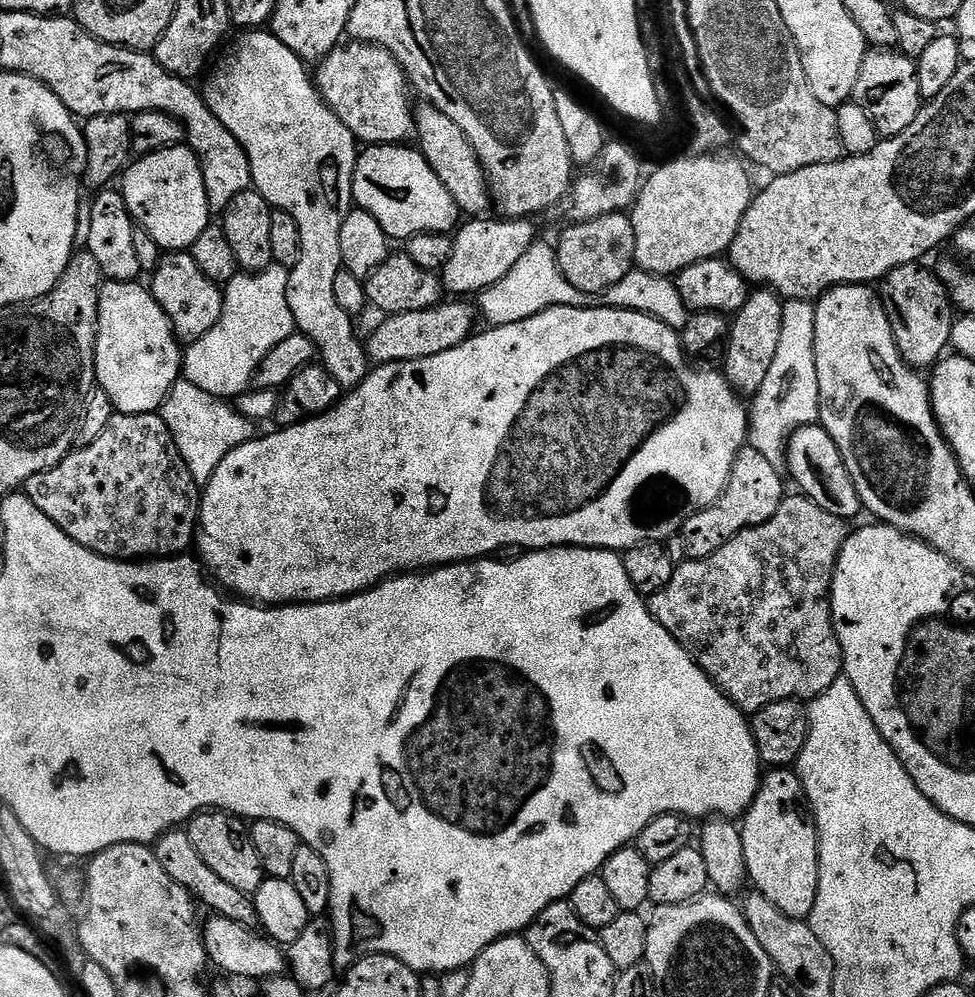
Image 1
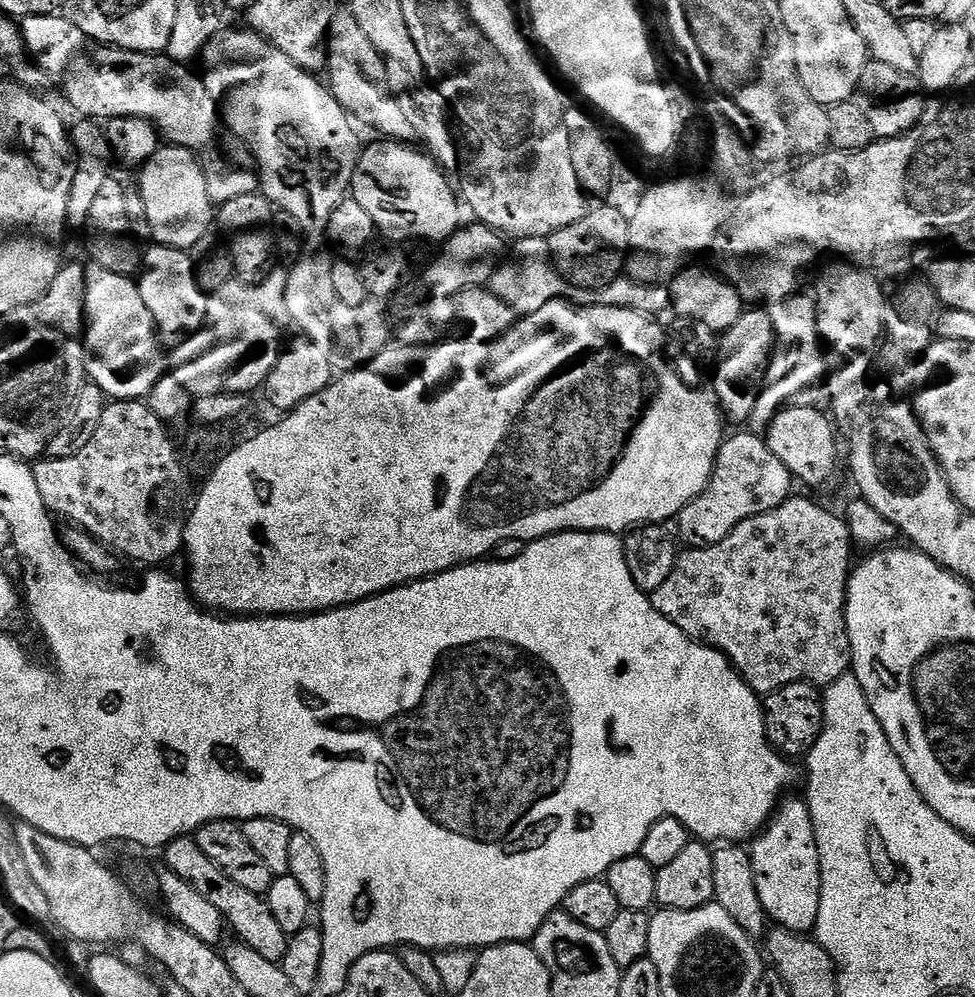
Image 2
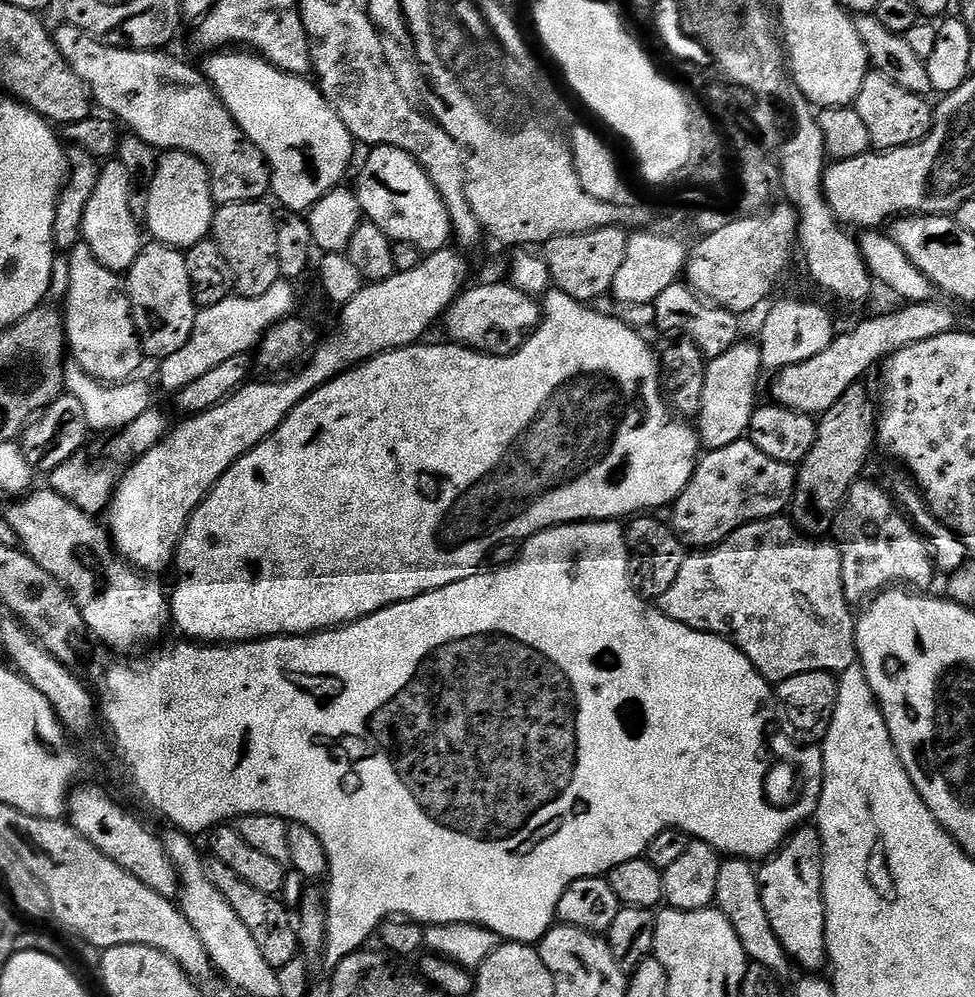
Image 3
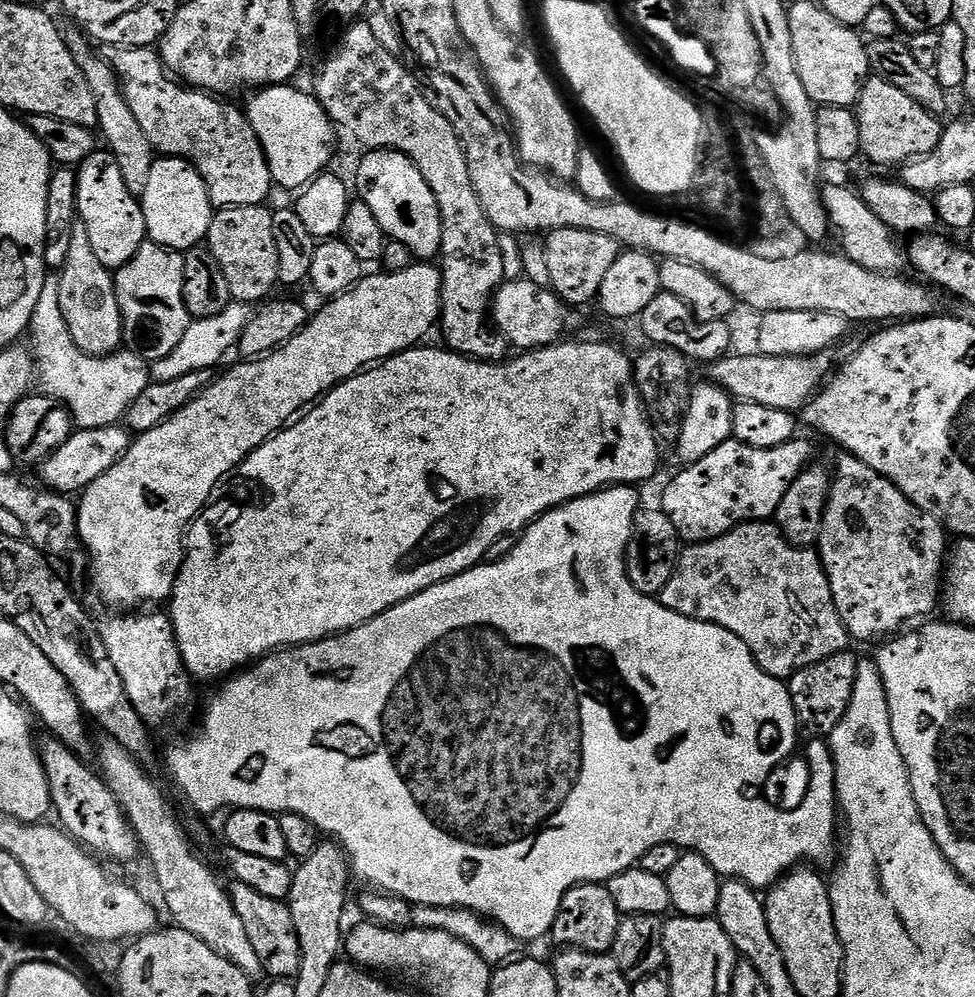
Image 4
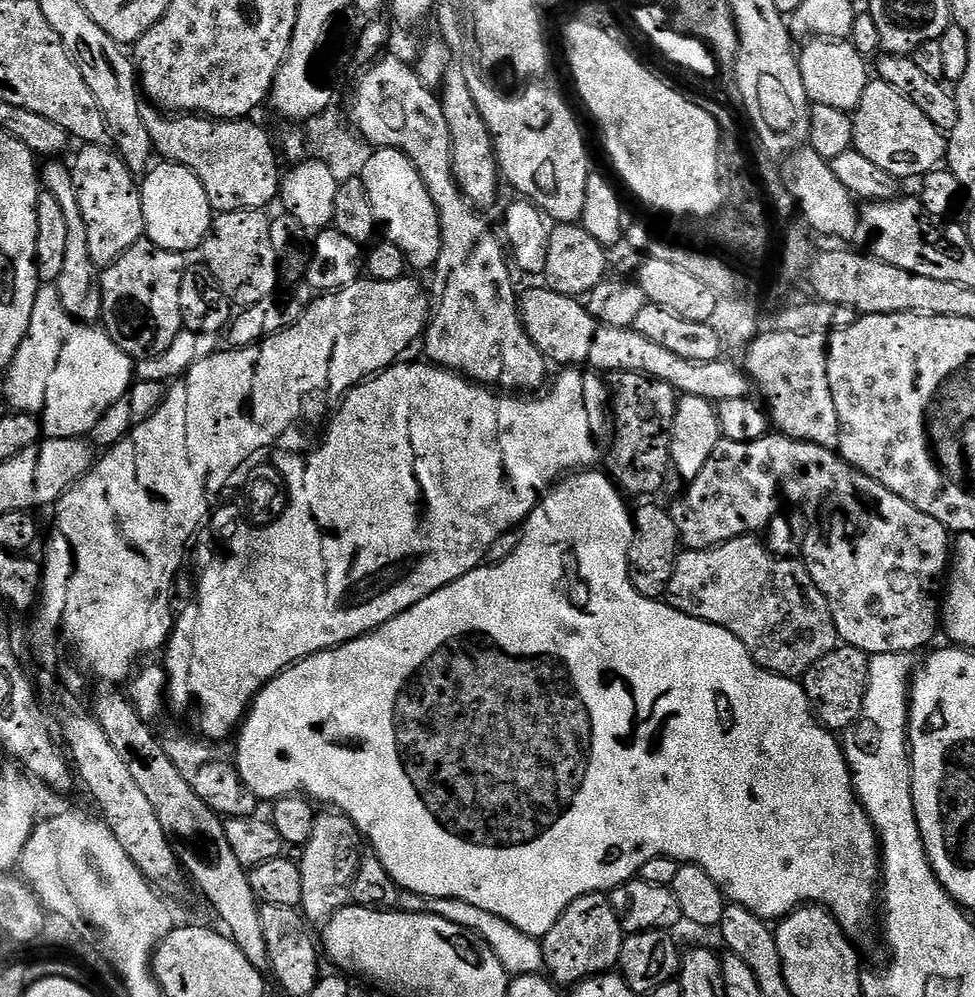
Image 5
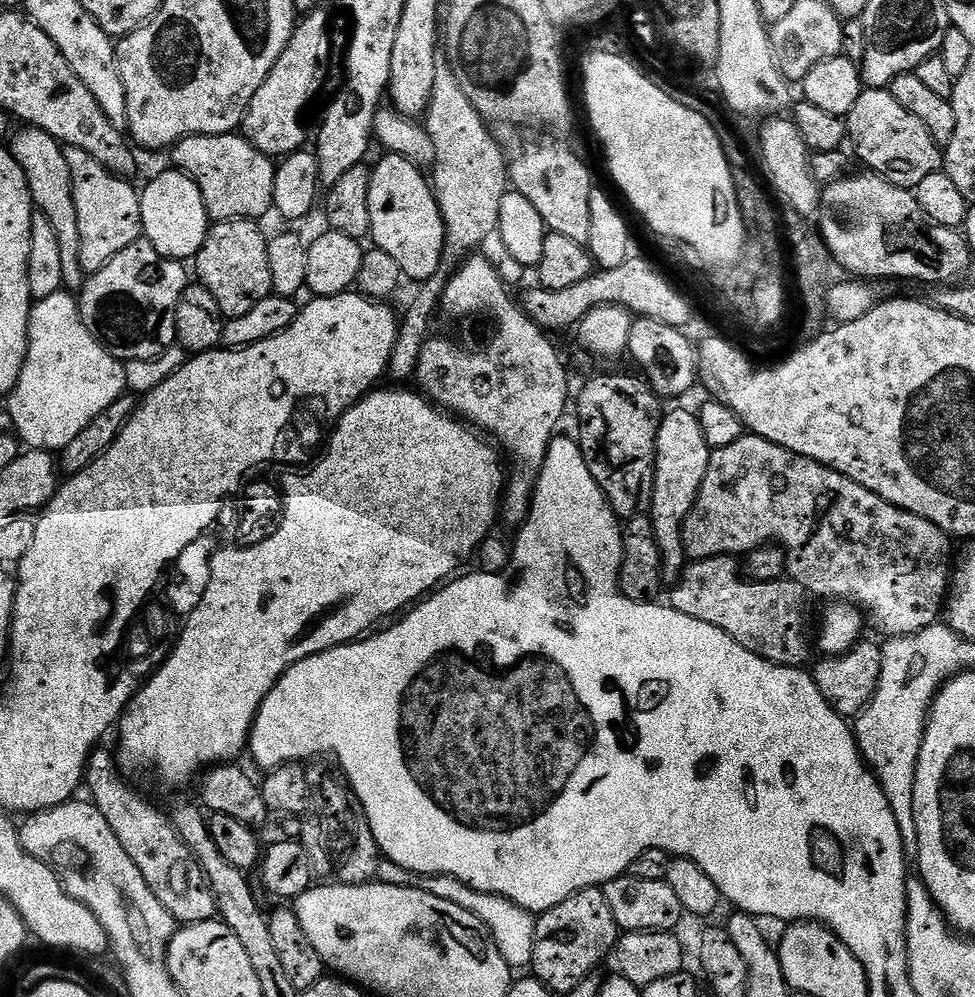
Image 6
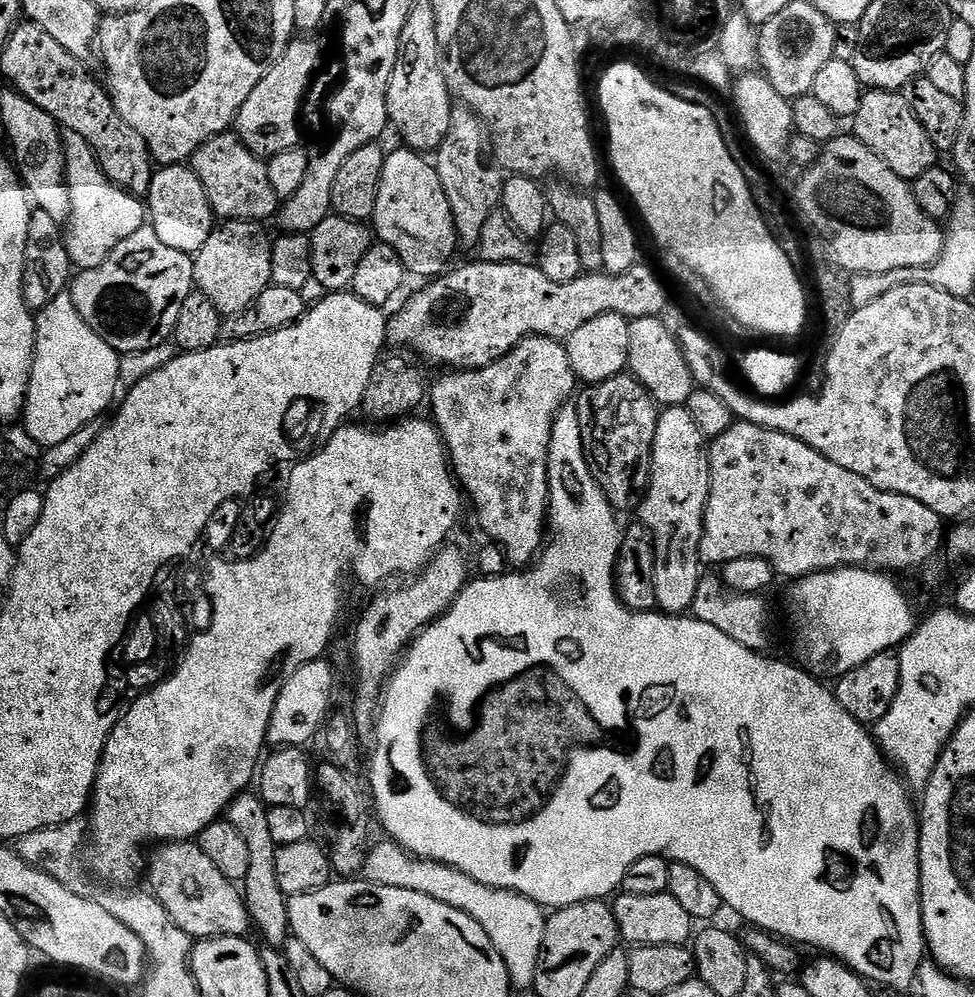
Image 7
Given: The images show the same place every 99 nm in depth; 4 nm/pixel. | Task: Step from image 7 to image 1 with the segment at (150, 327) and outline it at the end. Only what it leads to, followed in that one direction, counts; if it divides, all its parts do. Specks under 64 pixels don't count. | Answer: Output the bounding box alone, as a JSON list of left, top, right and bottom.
[150,251,224,346]

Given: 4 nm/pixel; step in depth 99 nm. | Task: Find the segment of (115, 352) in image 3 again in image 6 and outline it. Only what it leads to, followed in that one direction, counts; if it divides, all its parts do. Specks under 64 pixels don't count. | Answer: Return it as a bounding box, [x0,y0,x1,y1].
[10,126,86,290]

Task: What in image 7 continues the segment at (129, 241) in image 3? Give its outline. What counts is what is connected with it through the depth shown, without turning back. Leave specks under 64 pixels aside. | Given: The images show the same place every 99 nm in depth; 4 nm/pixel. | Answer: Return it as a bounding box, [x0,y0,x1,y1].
[63,146,146,269]

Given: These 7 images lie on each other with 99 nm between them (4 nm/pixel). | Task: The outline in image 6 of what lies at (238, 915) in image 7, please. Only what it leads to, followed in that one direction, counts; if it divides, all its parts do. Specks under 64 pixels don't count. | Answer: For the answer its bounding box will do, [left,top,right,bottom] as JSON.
[86,750,217,925]

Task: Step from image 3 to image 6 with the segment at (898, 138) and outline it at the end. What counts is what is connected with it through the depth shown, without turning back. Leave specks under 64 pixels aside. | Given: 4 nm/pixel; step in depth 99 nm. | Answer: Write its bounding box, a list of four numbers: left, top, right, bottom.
[846,87,944,186]

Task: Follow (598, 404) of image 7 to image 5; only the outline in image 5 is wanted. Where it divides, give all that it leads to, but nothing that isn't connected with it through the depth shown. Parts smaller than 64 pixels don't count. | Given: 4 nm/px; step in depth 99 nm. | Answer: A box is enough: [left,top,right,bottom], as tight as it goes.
[606,372,678,498]

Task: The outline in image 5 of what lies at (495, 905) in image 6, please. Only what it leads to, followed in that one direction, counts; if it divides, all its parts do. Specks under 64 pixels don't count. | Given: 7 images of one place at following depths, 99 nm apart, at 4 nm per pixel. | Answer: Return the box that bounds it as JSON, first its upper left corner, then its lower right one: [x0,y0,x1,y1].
[398,891,544,977]

